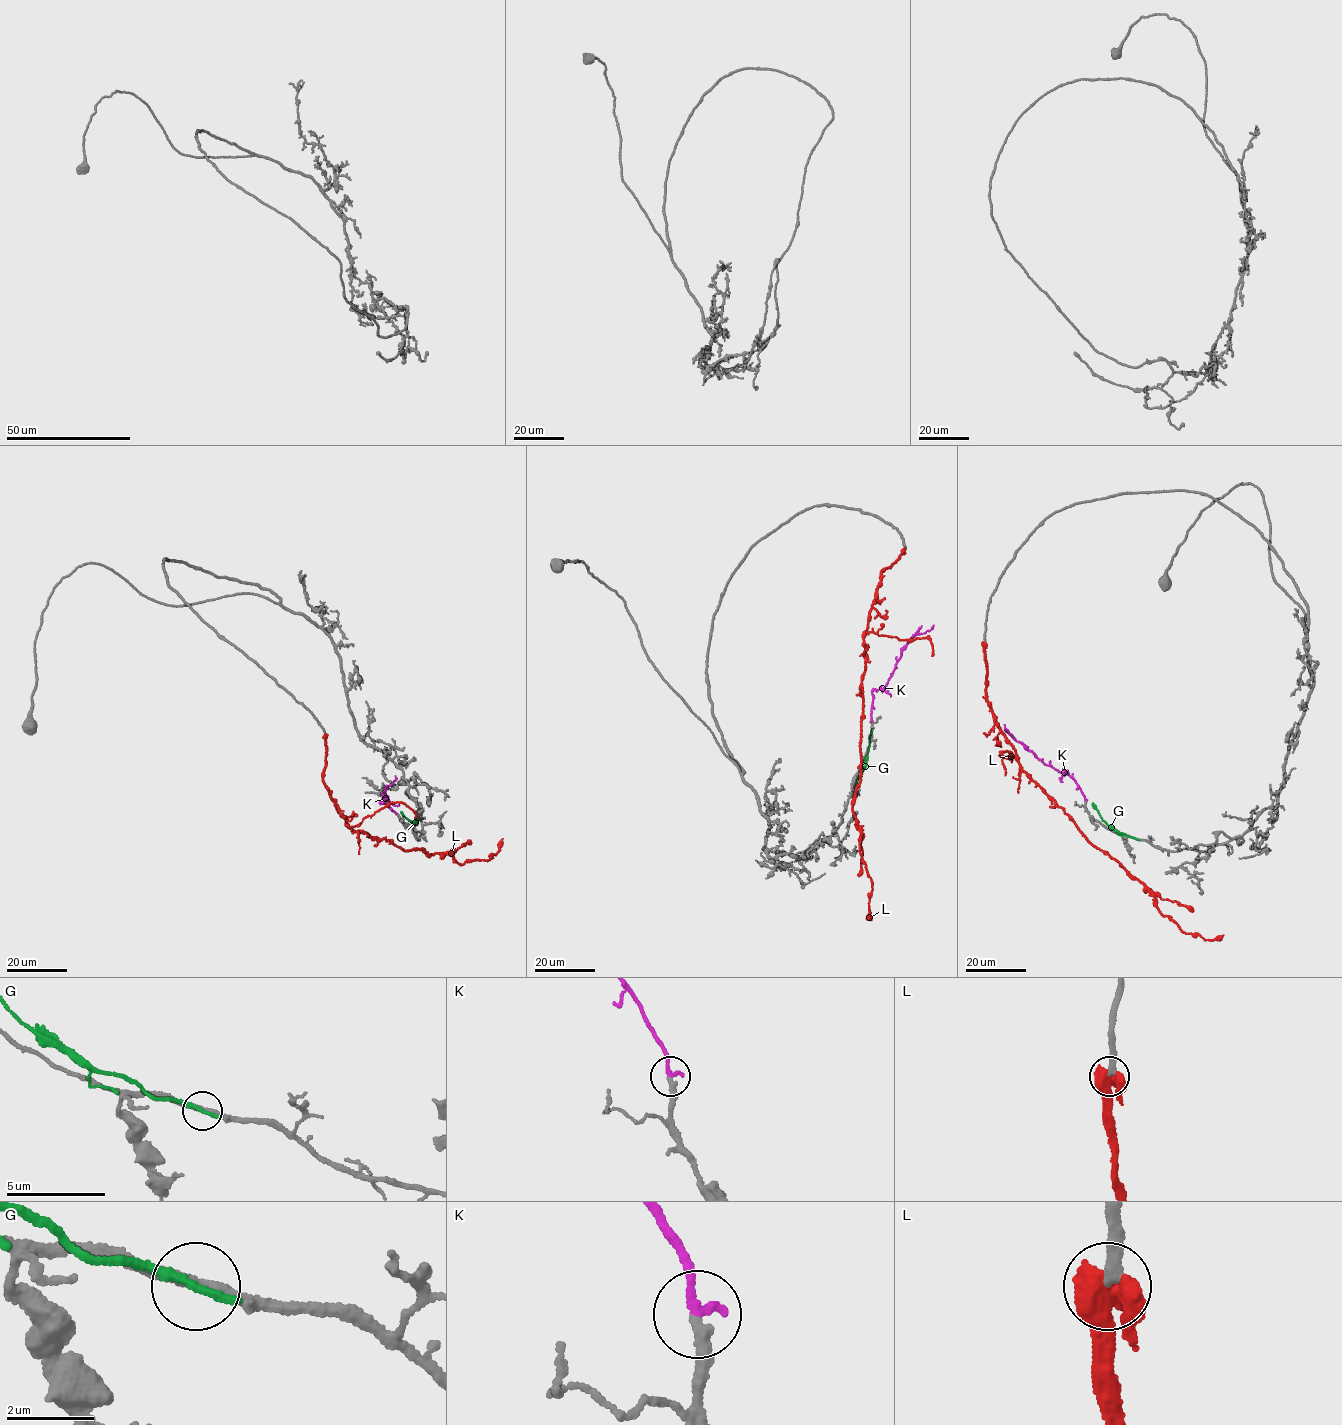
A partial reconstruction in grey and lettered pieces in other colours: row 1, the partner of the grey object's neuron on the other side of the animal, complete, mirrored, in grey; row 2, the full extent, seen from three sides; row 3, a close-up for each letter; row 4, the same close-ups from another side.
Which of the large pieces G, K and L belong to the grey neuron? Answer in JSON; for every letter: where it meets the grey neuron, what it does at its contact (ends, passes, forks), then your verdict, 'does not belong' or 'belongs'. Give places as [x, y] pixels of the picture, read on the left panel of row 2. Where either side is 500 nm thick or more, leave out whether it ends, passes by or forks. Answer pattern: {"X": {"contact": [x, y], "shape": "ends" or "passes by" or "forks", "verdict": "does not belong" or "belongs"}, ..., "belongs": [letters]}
{"G": {"contact": [416, 821], "shape": "ends", "verdict": "does not belong"}, "K": {"contact": [396, 814], "shape": "ends", "verdict": "belongs"}, "L": {"contact": [325, 735], "verdict": "does not belong"}, "belongs": ["K"]}

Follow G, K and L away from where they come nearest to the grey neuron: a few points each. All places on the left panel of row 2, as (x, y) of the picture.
G: (416, 821), (411, 822), (401, 812)
K: (396, 813), (380, 803), (388, 800), (383, 793), (396, 778), (395, 775)
L: (325, 735), (323, 782), (346, 826), (405, 850), (447, 852), (461, 864), (489, 860), (503, 838)

